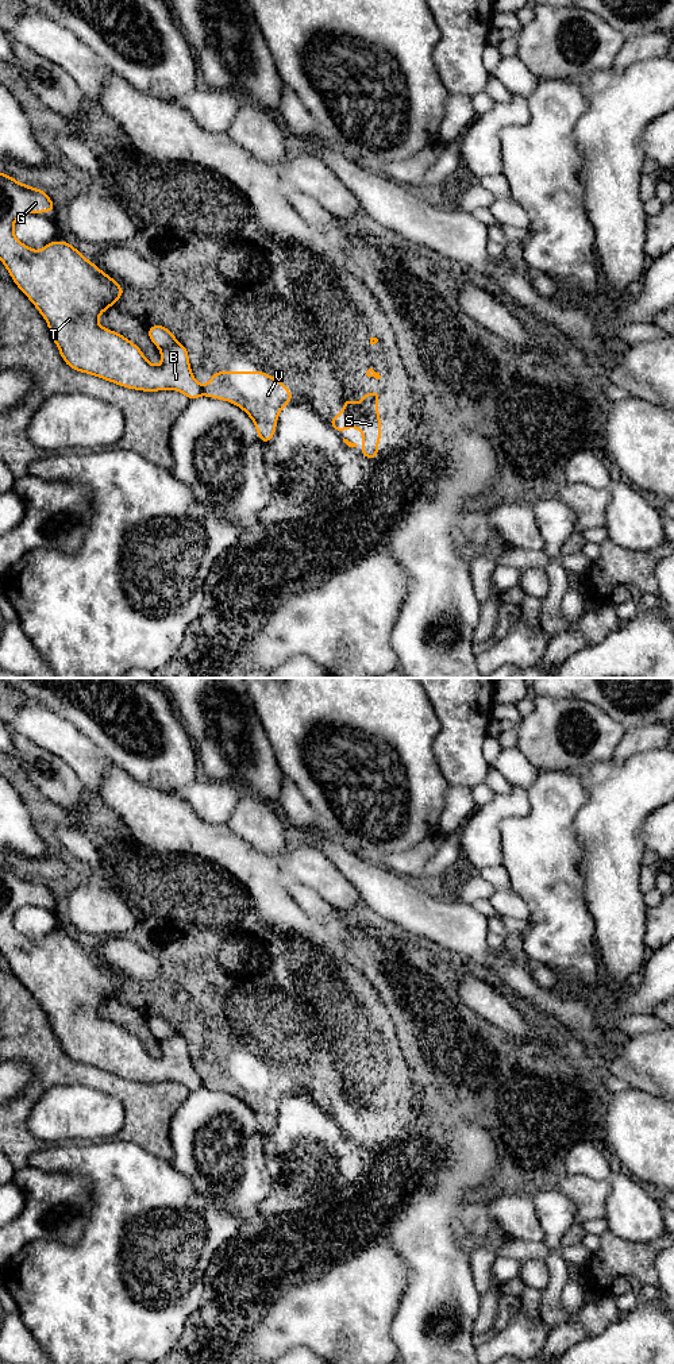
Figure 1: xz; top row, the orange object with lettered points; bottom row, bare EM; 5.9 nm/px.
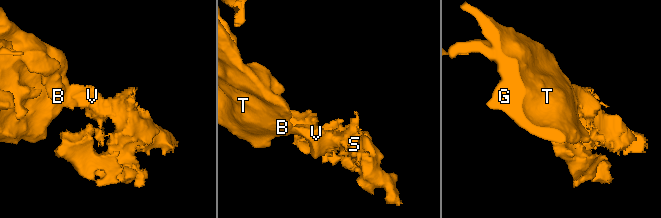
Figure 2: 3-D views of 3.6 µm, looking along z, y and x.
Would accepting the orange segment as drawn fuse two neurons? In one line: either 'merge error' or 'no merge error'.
merge error

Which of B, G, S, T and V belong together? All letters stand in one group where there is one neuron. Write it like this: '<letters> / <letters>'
B G T / S V

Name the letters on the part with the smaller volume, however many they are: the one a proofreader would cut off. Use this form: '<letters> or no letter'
S, V

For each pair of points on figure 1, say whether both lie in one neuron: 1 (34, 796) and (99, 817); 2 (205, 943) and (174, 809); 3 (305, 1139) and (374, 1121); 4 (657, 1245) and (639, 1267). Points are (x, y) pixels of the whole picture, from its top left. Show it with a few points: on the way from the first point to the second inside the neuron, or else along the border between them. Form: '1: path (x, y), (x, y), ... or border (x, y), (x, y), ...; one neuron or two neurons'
1: path (50, 812), (61, 817), (83, 817); one neuron
2: border (153, 848), (160, 851), (195, 852), (214, 863); two neurons
3: border (319, 1108), (350, 1139); two neurons
4: path (651, 1251), (640, 1262); one neuron

